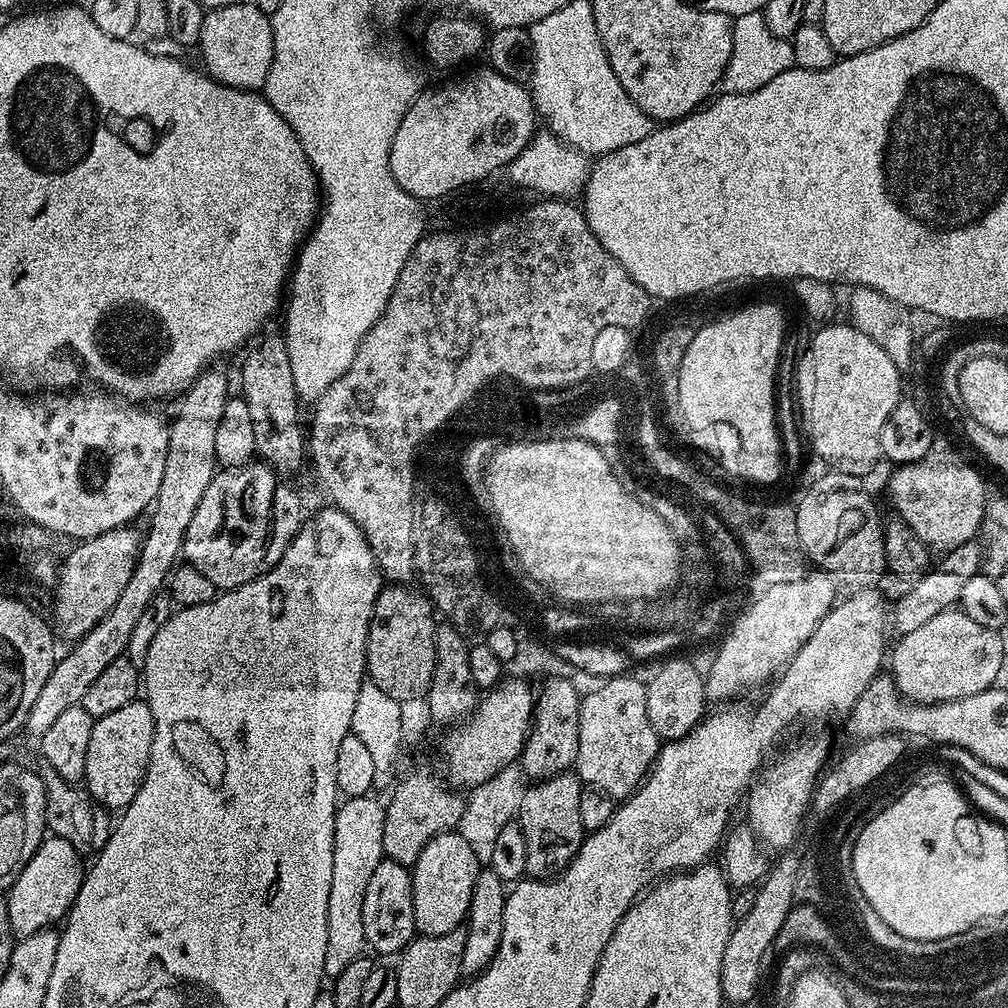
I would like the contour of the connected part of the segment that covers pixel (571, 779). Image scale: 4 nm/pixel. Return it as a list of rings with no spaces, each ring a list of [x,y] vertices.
[[[572,770],[525,787],[518,823],[526,838],[526,873],[531,879],[553,879],[578,854],[586,835],[578,815],[581,787],[580,777]]]

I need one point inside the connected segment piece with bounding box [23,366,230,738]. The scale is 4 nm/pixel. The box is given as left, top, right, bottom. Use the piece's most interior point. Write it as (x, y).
(191, 465)

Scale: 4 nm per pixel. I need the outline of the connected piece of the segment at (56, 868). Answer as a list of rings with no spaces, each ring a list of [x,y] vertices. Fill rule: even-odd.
[[[45,835],[38,850],[34,850],[30,862],[26,862],[26,866],[6,892],[10,926],[17,937],[29,936],[43,928],[59,925],[67,917],[84,881],[86,864],[80,860],[83,860],[82,853],[74,850],[74,846],[66,842],[66,838]]]

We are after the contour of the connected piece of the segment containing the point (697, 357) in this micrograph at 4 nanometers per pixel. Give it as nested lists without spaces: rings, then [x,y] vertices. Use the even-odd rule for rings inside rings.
[[[752,304],[749,308],[740,308],[721,320],[712,320],[705,328],[697,327],[692,333],[690,346],[686,346],[686,358],[682,358],[682,371],[680,372],[680,400],[682,411],[688,412],[688,424],[692,428],[704,428],[704,424],[712,424],[712,420],[728,420],[730,426],[736,427],[736,433],[740,440],[744,440],[742,451],[742,471],[746,473],[746,480],[755,480],[758,484],[772,484],[780,476],[780,464],[782,465],[781,437],[777,429],[776,420],[776,370],[779,366],[780,348],[784,344],[786,331],[784,331],[784,312],[776,304]]]

